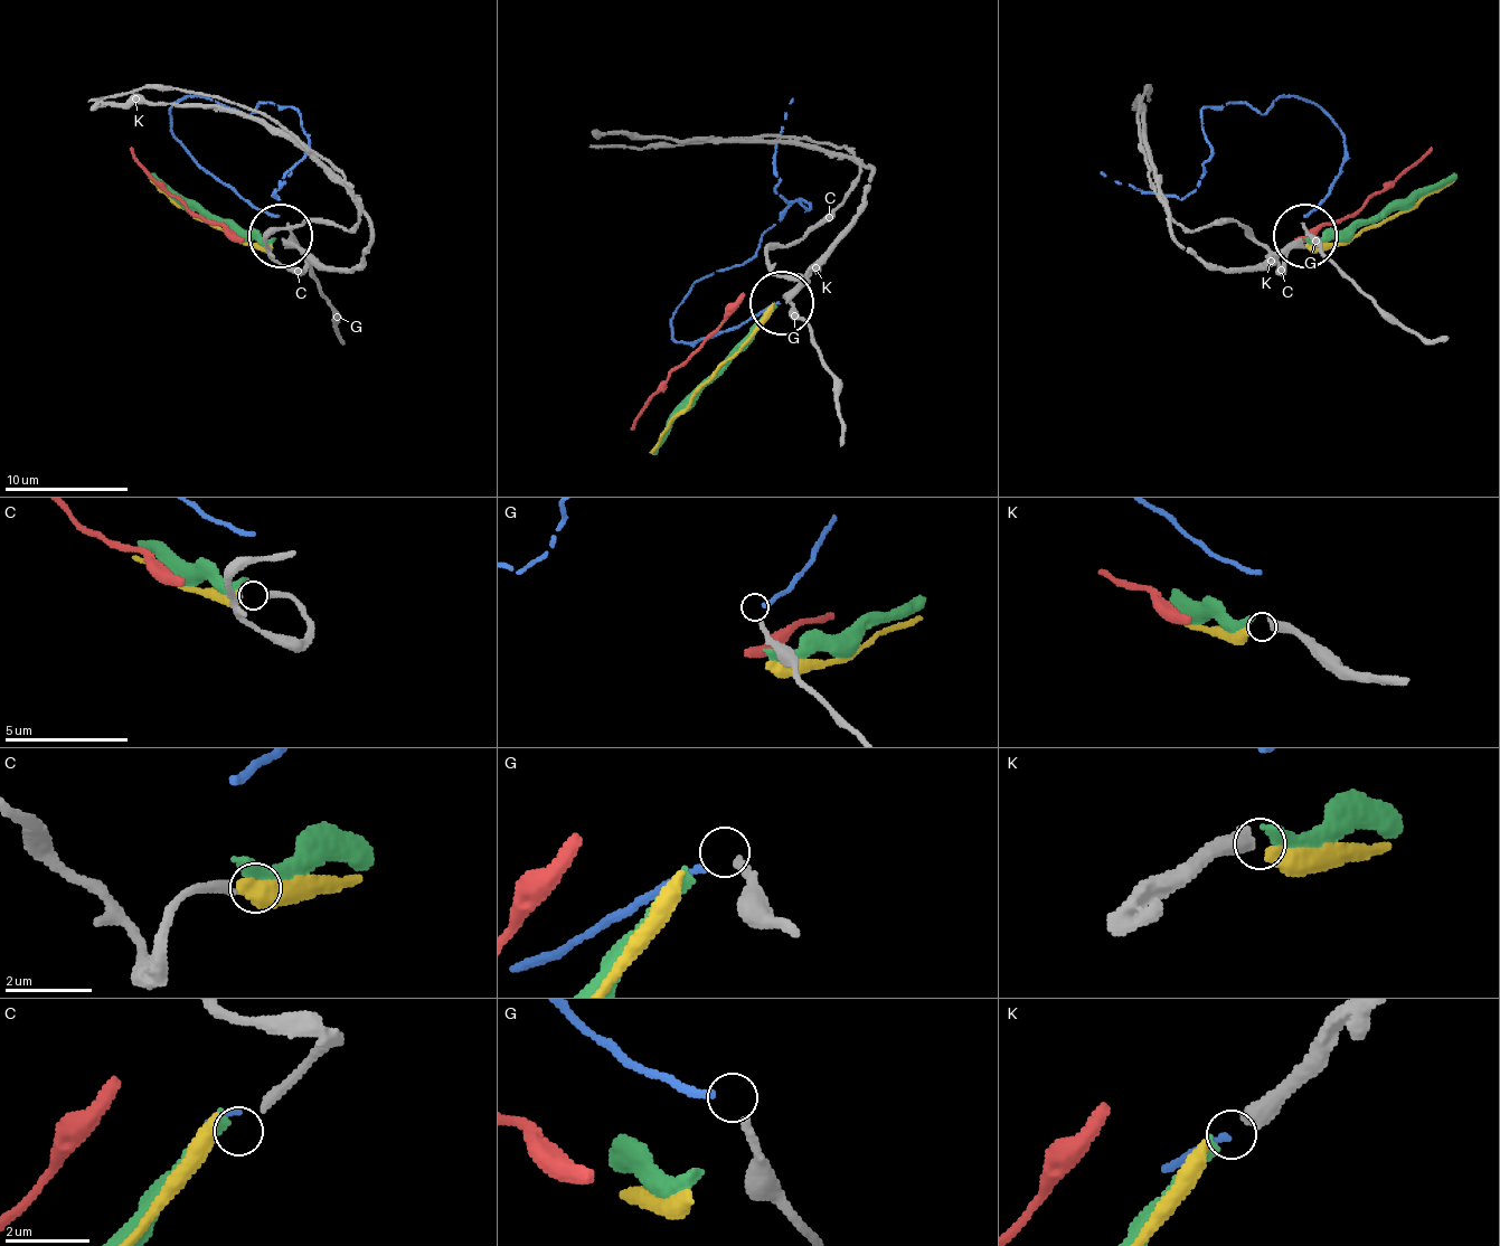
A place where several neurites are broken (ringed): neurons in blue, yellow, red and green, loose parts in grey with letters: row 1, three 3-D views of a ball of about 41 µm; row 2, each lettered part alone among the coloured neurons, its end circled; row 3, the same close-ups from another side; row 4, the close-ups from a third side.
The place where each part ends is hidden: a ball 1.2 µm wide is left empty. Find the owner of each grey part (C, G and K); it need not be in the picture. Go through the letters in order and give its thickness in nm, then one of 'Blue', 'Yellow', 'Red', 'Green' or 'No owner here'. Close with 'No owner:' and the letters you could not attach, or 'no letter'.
C: Thickness 220 nm. No owner here
G: Thickness 180 nm. No owner here
K: Thickness 440 nm. Green
No owner: C, G

